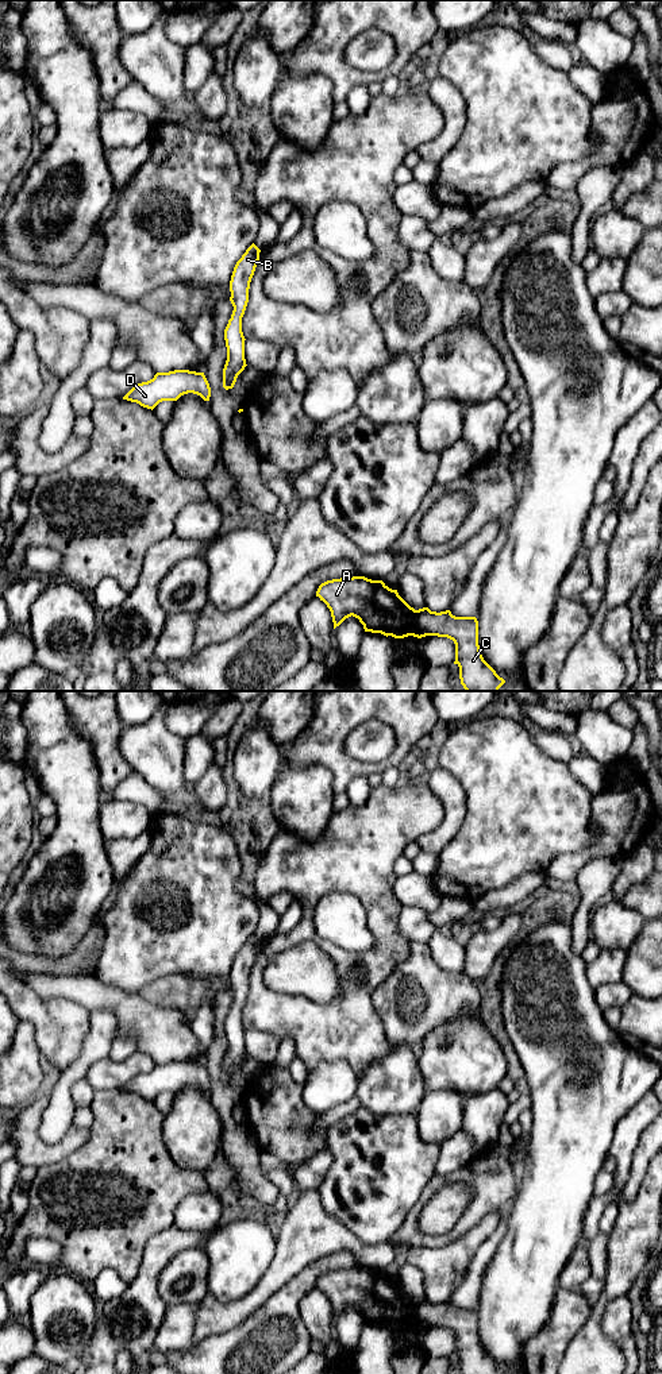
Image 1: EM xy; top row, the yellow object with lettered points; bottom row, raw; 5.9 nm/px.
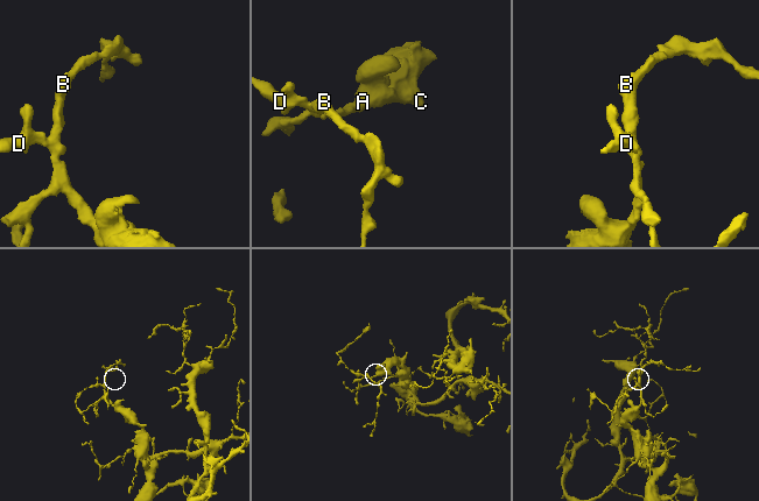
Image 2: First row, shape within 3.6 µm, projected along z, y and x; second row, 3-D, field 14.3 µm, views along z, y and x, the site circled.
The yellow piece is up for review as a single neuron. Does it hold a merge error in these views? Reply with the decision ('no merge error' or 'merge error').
no merge error

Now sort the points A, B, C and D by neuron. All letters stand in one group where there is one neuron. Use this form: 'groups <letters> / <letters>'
groups A B C D

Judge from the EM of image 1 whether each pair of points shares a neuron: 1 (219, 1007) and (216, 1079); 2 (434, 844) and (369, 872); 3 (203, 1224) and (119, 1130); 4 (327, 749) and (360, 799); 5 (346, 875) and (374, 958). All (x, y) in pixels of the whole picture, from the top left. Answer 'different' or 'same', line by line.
1: same
2: different
3: different
4: different
5: same

